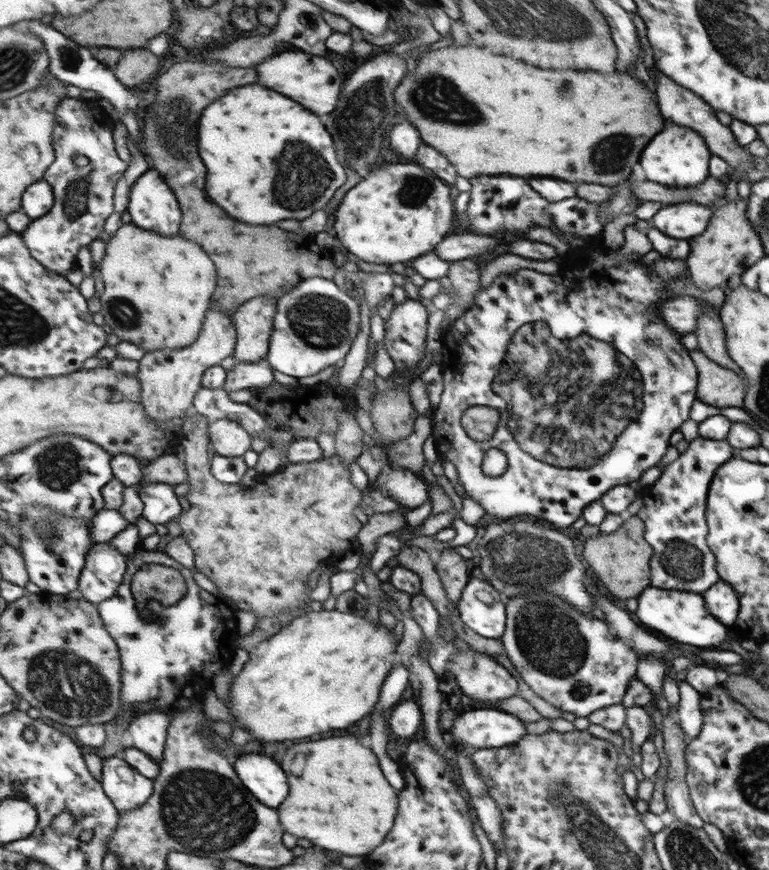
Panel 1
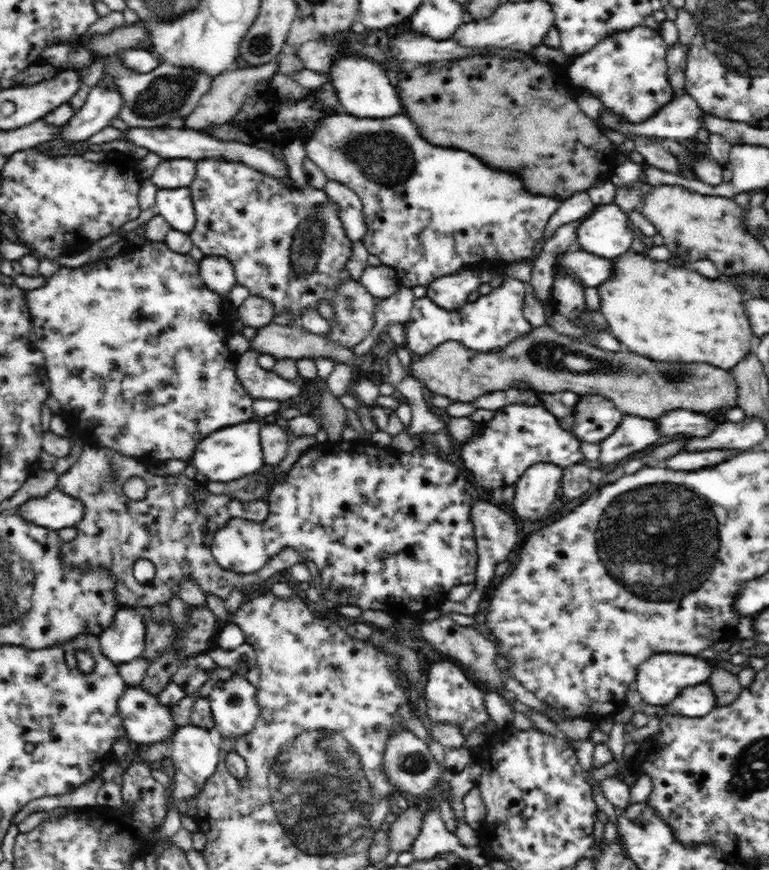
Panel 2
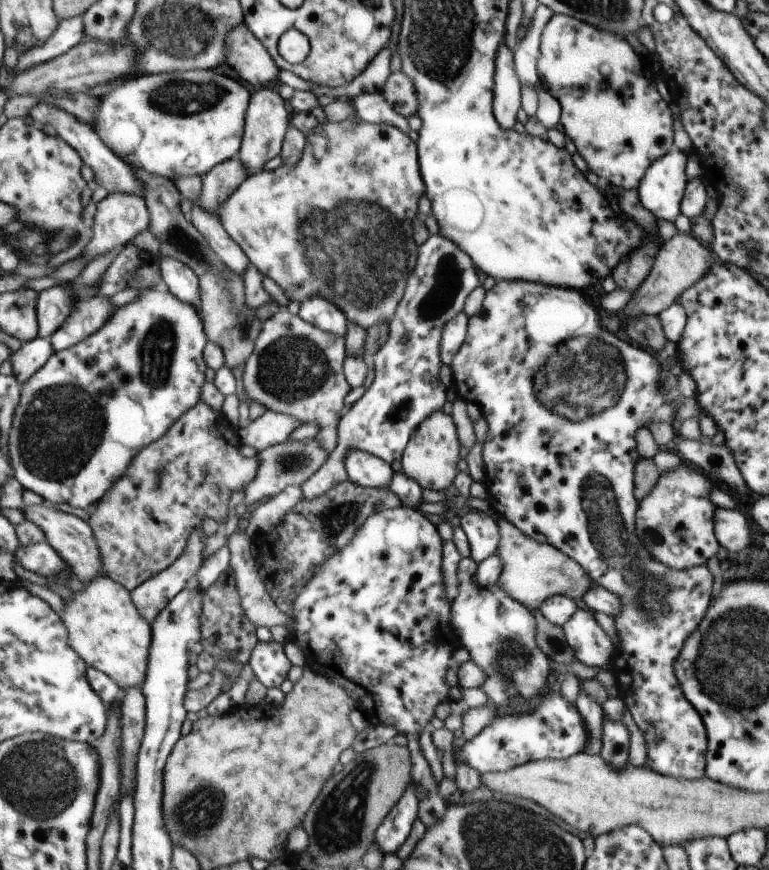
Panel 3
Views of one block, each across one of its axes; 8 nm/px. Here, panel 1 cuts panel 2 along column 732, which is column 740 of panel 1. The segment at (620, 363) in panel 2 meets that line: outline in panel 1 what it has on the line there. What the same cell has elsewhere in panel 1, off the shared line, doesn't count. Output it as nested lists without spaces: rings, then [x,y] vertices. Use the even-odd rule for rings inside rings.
[[[698,349],[689,353],[698,373],[696,403],[713,409],[742,407],[746,396],[745,379],[737,371],[719,366]]]

